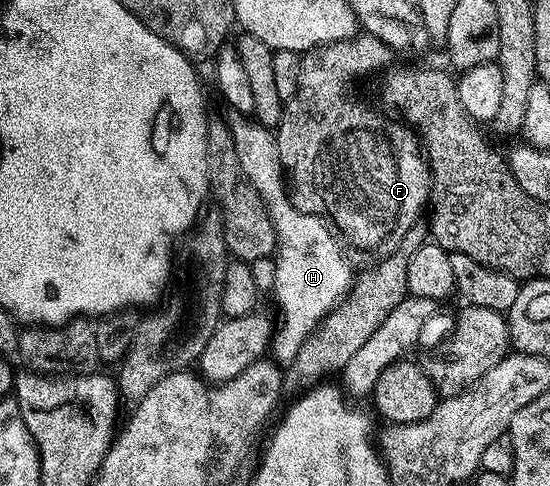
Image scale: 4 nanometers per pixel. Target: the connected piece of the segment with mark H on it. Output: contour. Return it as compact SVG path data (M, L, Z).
M230 112L227 115L224 121L234 137L240 168L252 188L256 188L260 198L266 202L278 237L278 249L273 255L272 295L278 301L279 318L276 318L276 329L272 335L272 358L279 364L290 364L307 335L346 297L356 274L350 271L350 262L342 255L343 247L330 227L314 214L300 212L292 204L275 131L255 124L245 114Z

